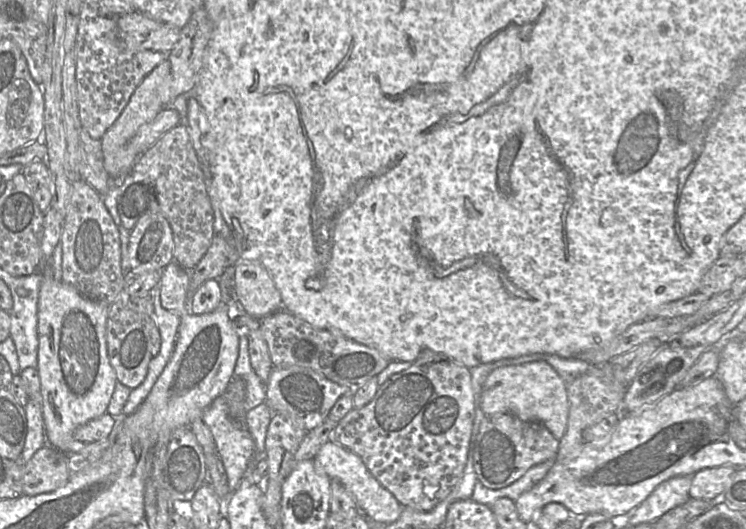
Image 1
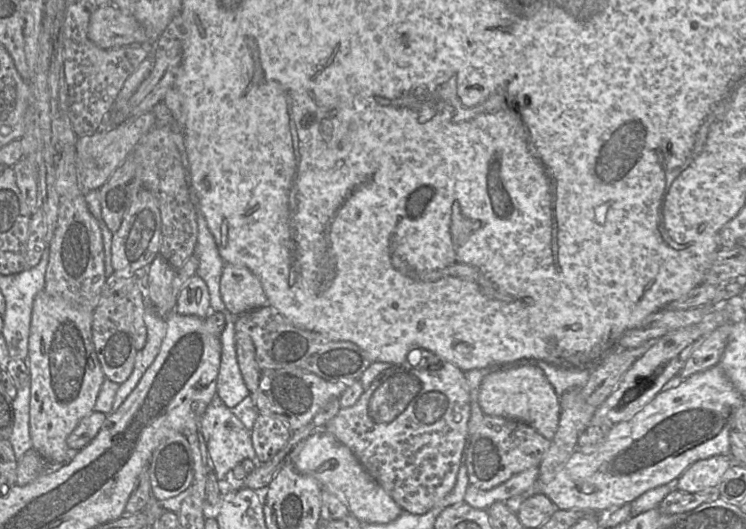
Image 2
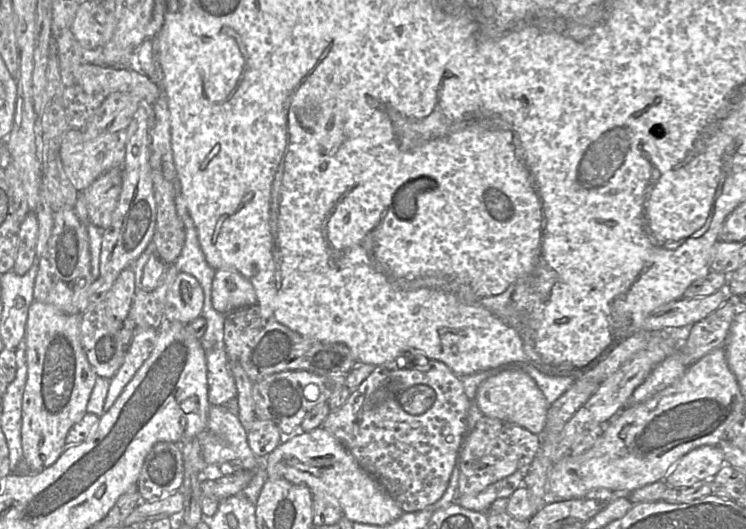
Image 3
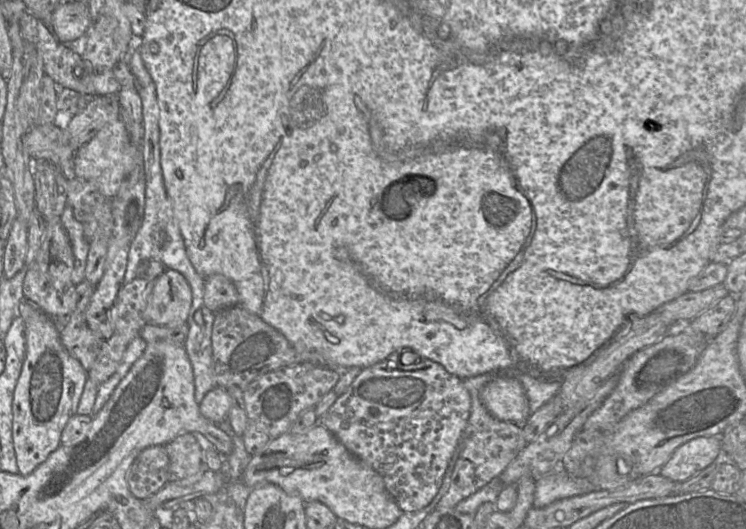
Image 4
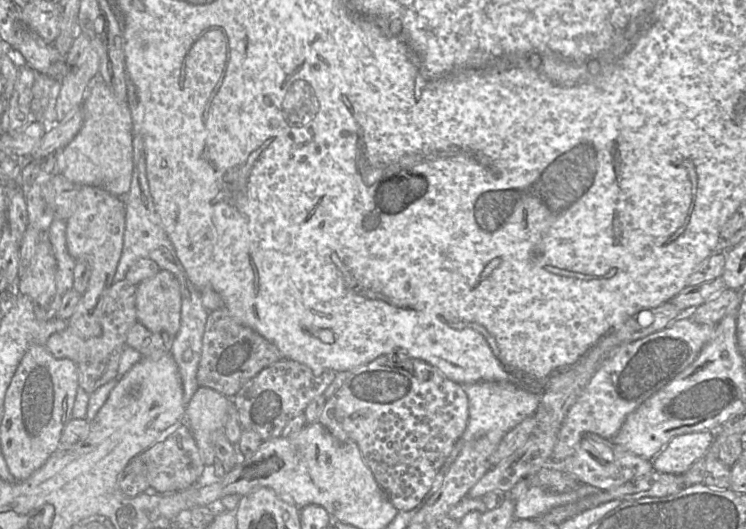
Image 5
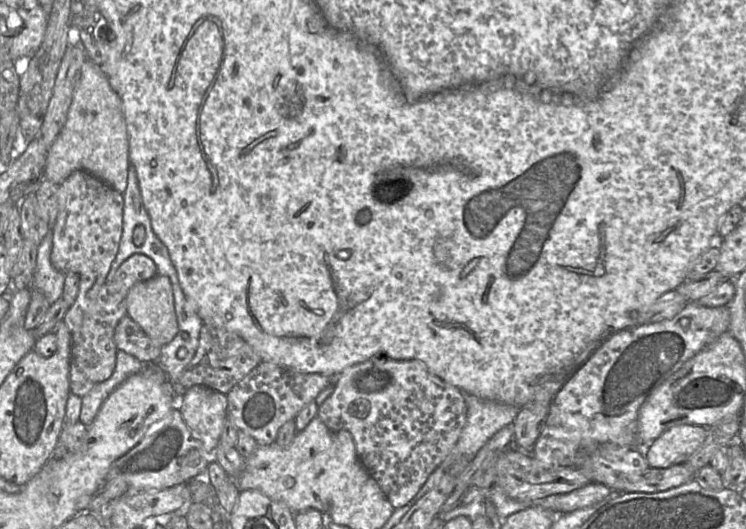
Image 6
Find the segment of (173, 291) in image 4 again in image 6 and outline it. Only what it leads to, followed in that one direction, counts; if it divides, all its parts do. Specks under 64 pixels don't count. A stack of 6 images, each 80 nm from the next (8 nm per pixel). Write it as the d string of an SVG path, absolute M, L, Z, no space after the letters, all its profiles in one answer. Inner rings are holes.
M158 272L129 288L127 315L158 345L172 341L178 333L173 289L169 278Z

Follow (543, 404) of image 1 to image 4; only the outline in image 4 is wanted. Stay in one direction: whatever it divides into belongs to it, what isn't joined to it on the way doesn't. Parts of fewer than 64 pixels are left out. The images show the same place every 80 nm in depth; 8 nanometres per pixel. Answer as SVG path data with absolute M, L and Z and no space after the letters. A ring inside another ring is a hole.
M499 376L486 384L481 399L488 412L500 421L523 425L532 414L522 384L512 377Z

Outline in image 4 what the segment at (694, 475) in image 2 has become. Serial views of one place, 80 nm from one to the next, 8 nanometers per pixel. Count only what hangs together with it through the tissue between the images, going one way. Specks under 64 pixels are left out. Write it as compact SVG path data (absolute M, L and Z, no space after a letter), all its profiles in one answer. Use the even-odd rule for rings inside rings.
M698 437L678 447L658 473L674 482L684 482L713 464L720 455L718 437Z

